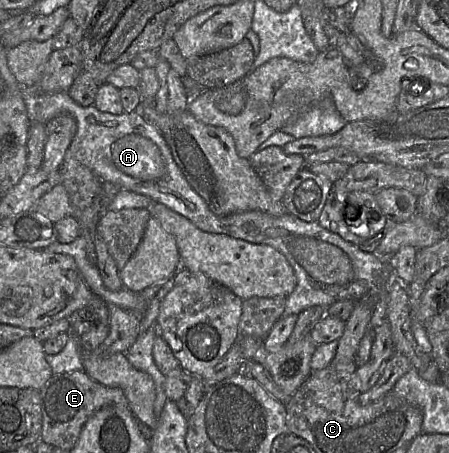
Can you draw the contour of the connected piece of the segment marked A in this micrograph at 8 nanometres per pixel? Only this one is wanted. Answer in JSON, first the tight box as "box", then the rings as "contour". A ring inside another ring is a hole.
{"box":[26,92,391,317],"contour":[[[67,92],[53,93],[46,98],[48,105],[43,105],[35,99],[26,101],[27,116],[33,118],[33,123],[46,124],[54,117],[62,114],[71,115],[77,124],[77,131],[70,143],[69,150],[77,161],[92,170],[104,183],[117,189],[131,191],[145,195],[152,200],[162,203],[176,213],[189,219],[197,228],[213,234],[224,234],[251,243],[266,244],[280,251],[292,266],[297,284],[293,292],[287,297],[286,307],[282,317],[299,315],[312,306],[329,307],[335,302],[353,300],[359,302],[378,288],[385,276],[389,275],[391,266],[388,260],[379,258],[374,253],[362,251],[358,246],[346,241],[340,235],[322,227],[317,221],[306,222],[295,215],[286,212],[281,216],[274,216],[262,211],[253,210],[219,216],[214,214],[189,185],[182,171],[175,162],[172,151],[160,131],[148,122],[139,110],[112,114],[99,111],[94,105],[81,106],[77,104]]]}

